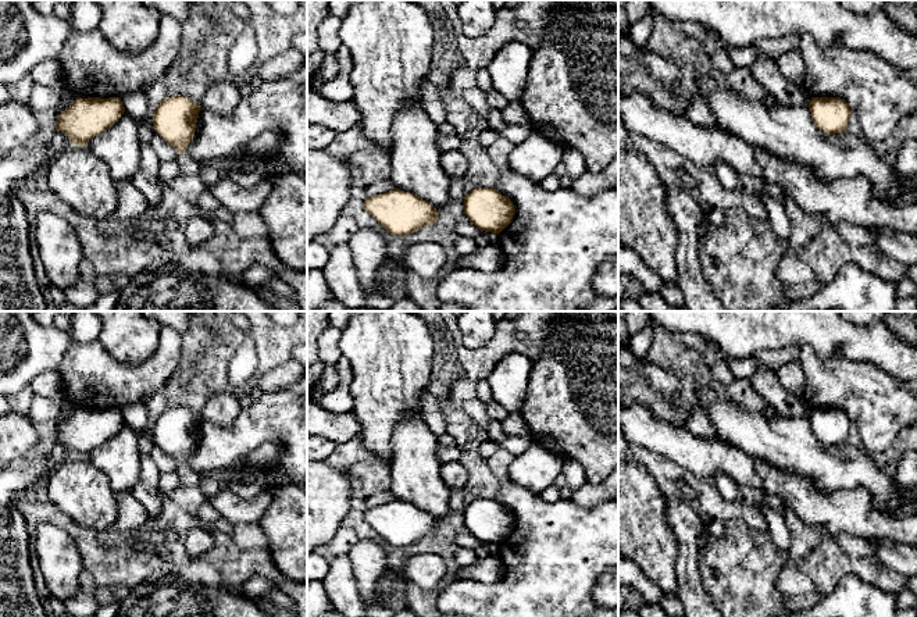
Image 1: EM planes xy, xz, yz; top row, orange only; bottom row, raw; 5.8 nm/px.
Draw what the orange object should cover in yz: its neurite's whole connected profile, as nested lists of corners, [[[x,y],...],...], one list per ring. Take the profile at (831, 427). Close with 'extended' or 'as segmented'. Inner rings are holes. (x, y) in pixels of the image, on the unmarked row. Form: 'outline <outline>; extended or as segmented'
outline [[[811,409],[809,414],[814,436],[824,445],[842,445],[850,431],[852,420],[841,409]]]; as segmented

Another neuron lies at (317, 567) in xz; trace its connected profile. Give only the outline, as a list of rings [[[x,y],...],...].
[[[315,552],[307,554],[307,581],[322,581],[329,570],[329,561]]]

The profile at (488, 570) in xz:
[[[497,554],[477,559],[471,566],[458,567],[452,573],[452,579],[467,579],[482,584],[499,582],[503,577],[503,563]]]

